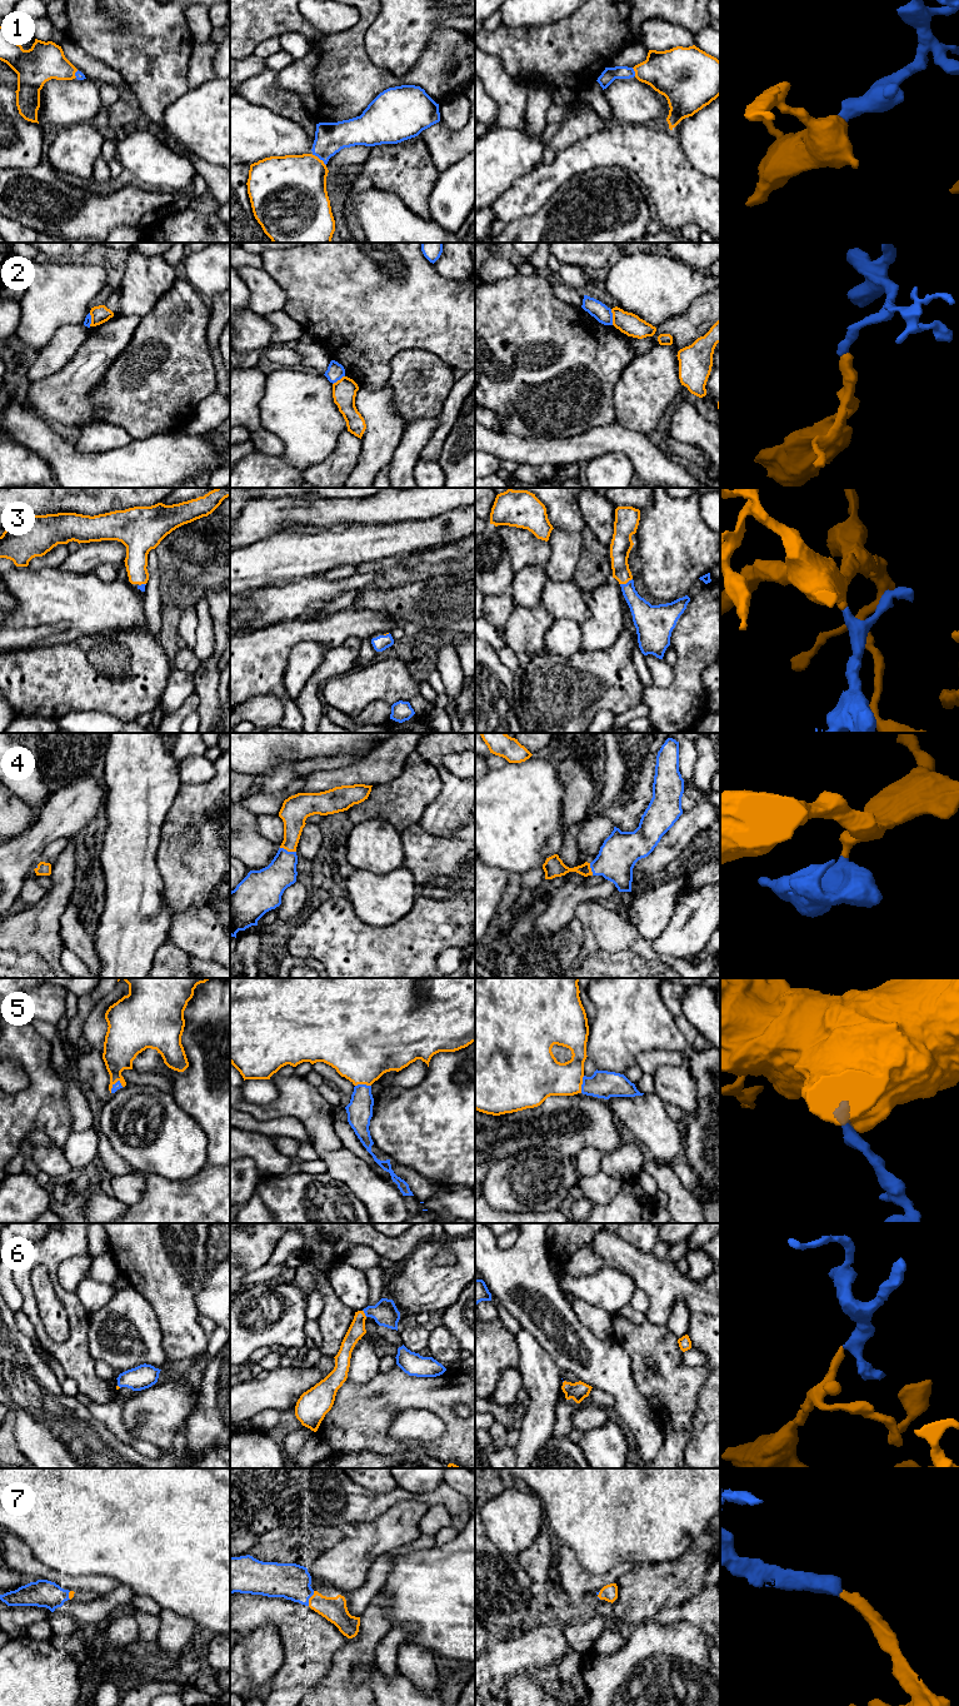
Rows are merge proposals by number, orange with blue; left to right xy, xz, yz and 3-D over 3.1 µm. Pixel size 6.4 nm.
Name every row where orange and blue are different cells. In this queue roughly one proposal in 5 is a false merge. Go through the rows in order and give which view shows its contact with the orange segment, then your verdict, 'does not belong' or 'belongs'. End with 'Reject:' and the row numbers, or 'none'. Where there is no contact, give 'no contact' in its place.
1: contact in xz; belongs
2: contact in yz; does not belong
3: contact in yz; belongs
4: contact in xz; belongs
5: contact in yz; belongs
6: contact in xz; belongs
7: contact in xz; belongs
Reject: 2

